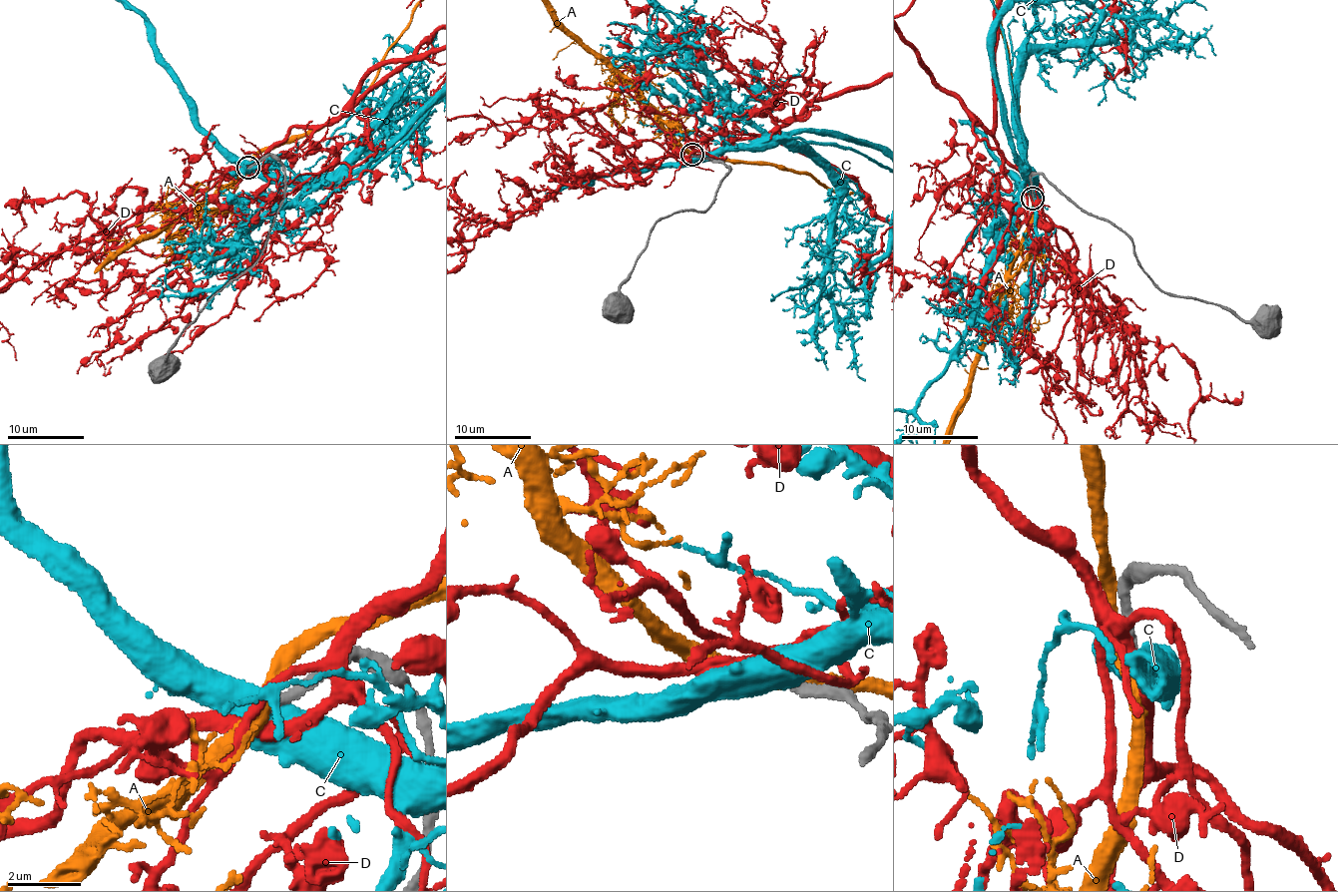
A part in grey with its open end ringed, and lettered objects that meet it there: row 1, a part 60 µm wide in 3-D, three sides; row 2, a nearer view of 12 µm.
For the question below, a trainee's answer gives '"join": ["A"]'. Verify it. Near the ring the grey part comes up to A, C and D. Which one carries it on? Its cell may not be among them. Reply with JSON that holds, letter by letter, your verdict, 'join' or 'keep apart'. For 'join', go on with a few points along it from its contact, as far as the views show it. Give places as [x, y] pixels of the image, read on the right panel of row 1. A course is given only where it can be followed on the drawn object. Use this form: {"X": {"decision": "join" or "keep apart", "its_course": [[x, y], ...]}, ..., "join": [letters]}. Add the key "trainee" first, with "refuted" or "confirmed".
{"trainee": "confirmed", "A": {"decision": "join"}, "C": {"decision": "keep apart"}, "D": {"decision": "keep apart"}, "join": ["A"]}

